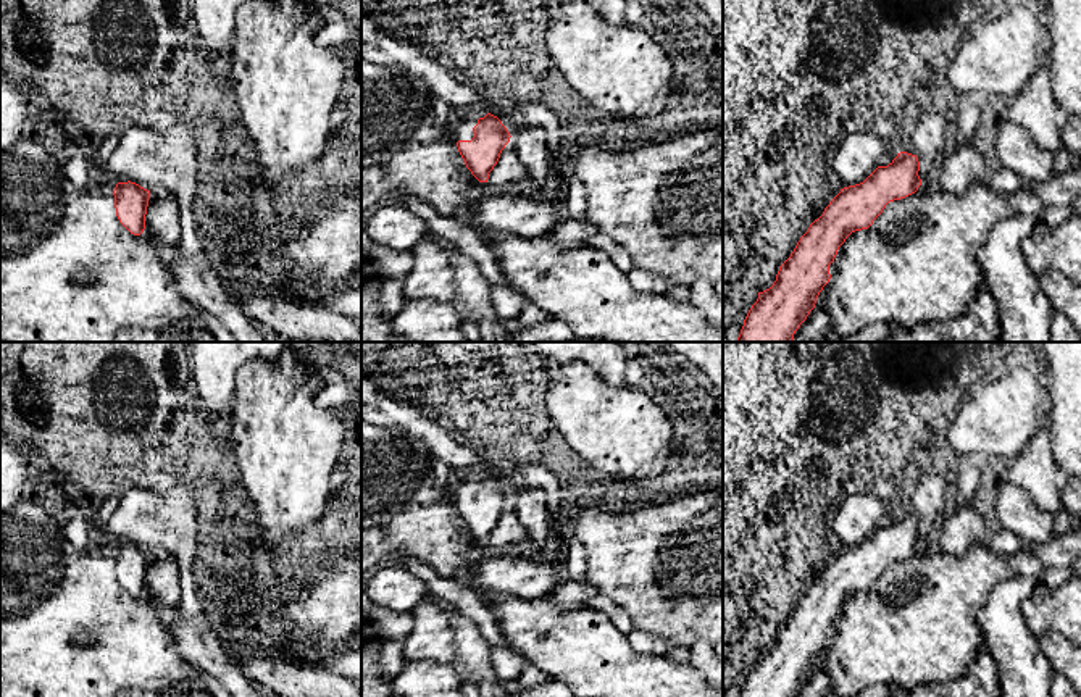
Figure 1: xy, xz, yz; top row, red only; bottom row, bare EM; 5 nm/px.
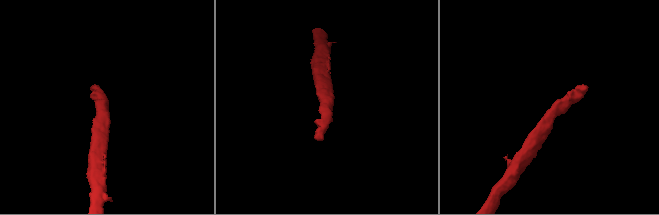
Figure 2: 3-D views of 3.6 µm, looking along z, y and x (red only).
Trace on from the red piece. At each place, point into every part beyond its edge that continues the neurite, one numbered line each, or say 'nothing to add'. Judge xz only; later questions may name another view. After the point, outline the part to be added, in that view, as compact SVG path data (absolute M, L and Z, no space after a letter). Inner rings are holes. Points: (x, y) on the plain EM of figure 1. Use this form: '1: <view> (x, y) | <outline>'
1: xz (463, 489) | M457 479L453 486L455 503L471 502L474 499L473 489L478 486L478 479Z

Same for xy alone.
1: xy (107, 546) | M103 539L103 540L97 540L95 542L95 549L102 550L102 552L106 552L106 553L113 553L115 549L116 549L116 542L113 540L108 540L108 539Z

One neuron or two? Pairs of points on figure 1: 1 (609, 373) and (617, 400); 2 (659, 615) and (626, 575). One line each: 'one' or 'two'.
1: two
2: one

